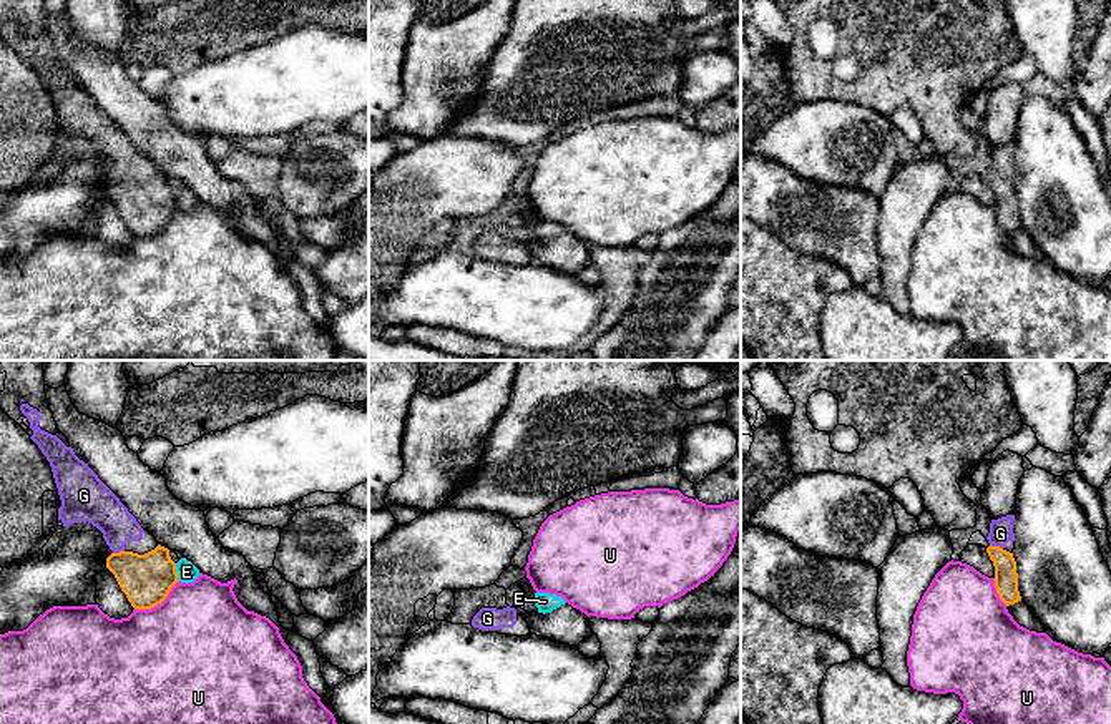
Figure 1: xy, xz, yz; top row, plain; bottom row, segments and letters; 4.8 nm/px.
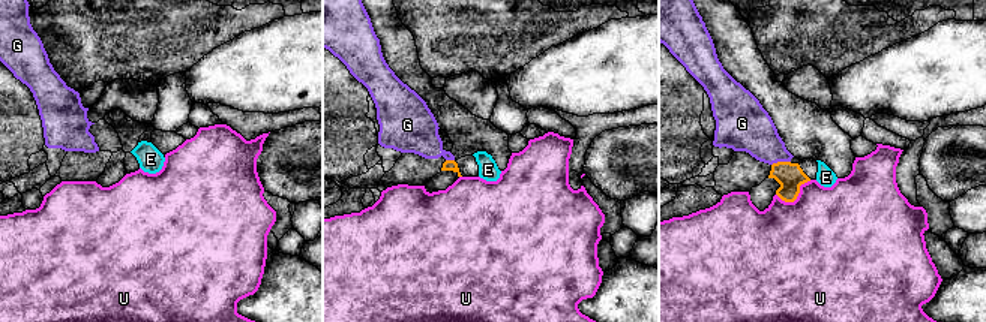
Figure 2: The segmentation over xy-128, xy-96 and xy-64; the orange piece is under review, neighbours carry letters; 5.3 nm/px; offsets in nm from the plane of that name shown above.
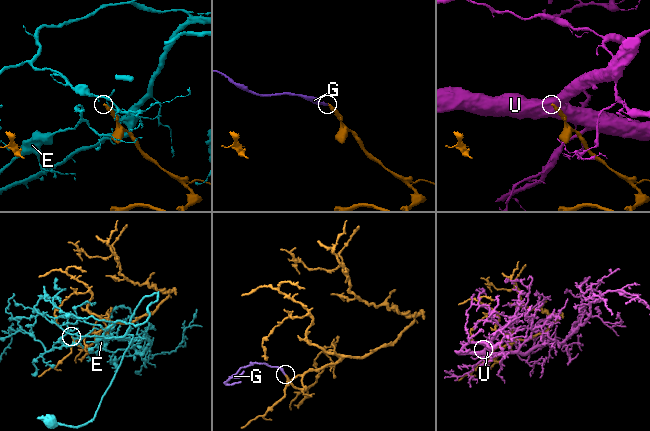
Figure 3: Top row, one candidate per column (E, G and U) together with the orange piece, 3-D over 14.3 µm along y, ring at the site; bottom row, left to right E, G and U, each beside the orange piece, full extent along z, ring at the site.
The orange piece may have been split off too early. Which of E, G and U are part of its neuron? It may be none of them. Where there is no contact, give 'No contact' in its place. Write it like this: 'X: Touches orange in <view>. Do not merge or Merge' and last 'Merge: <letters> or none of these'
E: Touches orange in xy. Do not merge
G: Touches orange in yz. Merge
U: Touches orange in xy. Do not merge
Merge: G

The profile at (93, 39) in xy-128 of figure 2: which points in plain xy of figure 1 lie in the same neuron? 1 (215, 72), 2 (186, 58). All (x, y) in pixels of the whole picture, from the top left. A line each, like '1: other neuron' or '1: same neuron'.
1: other neuron
2: same neuron

